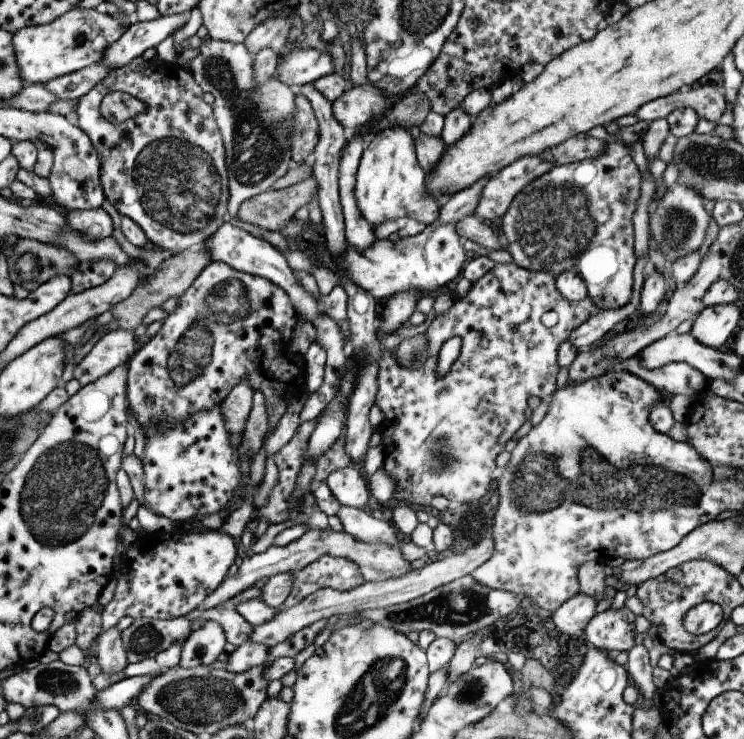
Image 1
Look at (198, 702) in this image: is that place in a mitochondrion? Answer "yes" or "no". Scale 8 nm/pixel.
yes

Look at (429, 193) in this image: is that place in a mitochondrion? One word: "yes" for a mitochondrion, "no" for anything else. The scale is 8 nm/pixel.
no

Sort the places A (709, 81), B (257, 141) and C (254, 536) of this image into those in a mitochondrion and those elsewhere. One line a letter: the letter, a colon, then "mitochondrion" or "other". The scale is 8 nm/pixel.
A: other
B: mitochondrion
C: other

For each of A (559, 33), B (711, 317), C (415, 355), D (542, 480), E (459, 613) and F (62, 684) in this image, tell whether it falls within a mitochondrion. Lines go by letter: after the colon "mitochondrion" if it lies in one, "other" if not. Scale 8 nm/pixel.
A: other
B: other
C: mitochondrion
D: mitochondrion
E: mitochondrion
F: mitochondrion

